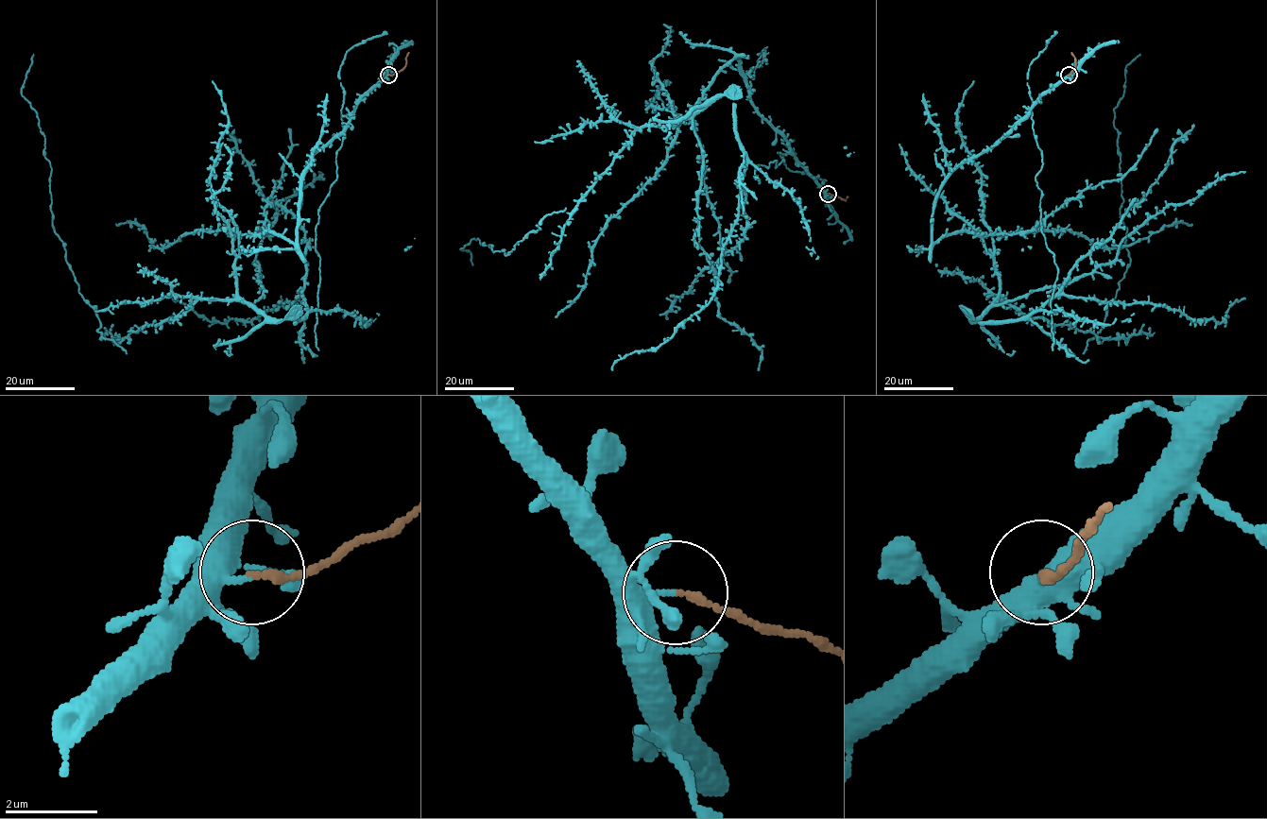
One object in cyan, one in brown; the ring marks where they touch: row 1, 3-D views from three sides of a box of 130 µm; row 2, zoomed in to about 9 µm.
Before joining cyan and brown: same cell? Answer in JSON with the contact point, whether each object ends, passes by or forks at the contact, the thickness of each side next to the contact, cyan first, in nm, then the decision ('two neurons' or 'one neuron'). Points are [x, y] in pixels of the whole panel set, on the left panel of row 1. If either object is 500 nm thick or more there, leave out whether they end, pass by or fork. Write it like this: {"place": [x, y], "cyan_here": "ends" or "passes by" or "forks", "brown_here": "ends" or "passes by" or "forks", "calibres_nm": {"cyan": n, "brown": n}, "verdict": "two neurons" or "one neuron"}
{"place": [388, 75], "cyan_here": "passes by", "brown_here": "ends", "calibres_nm": {"cyan": 200, "brown": 160}, "verdict": "two neurons"}

